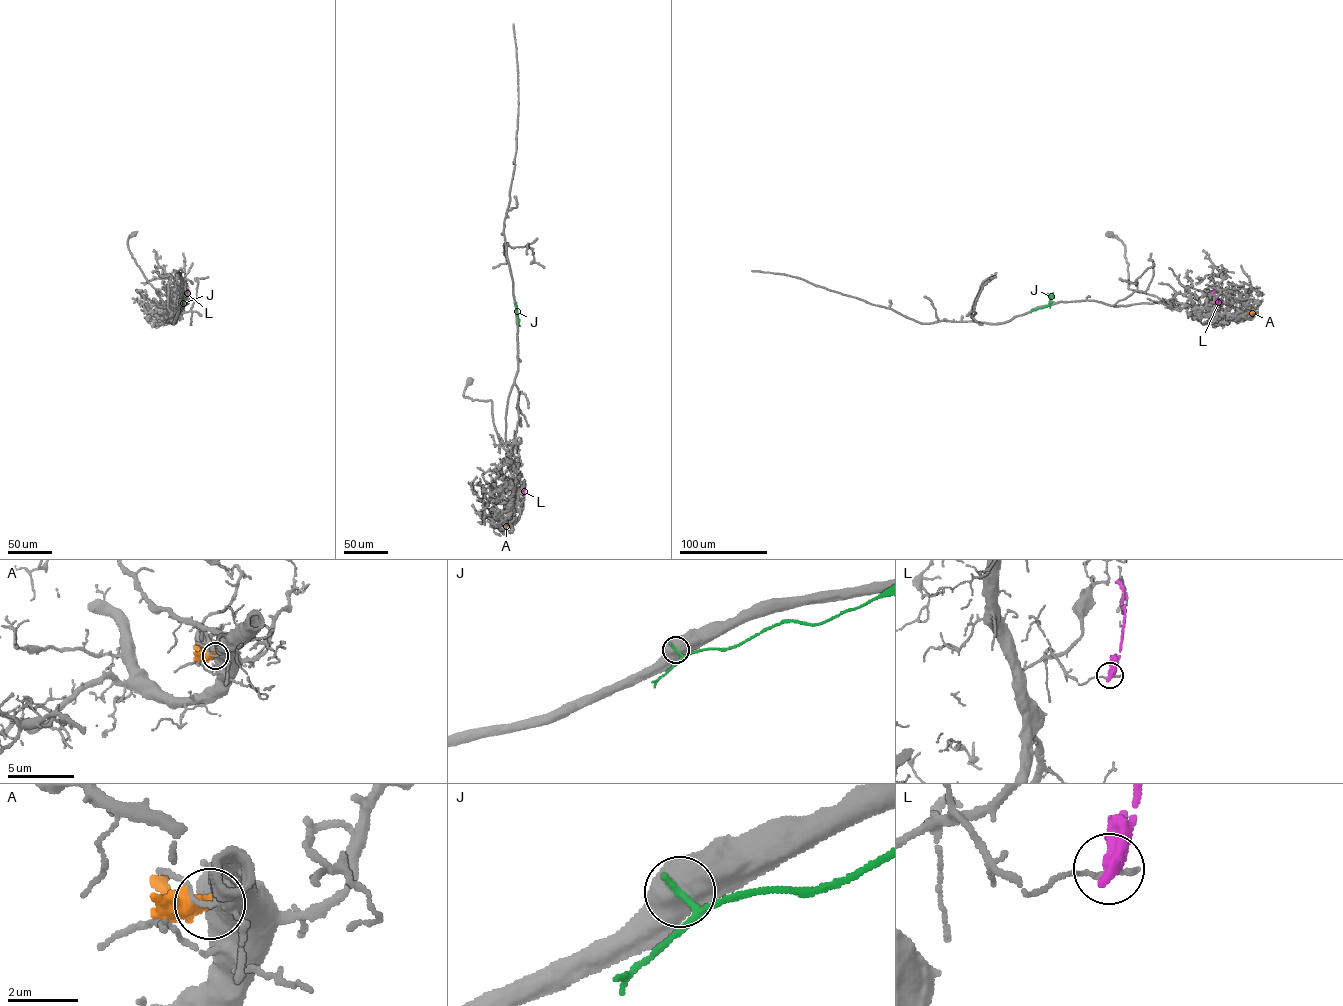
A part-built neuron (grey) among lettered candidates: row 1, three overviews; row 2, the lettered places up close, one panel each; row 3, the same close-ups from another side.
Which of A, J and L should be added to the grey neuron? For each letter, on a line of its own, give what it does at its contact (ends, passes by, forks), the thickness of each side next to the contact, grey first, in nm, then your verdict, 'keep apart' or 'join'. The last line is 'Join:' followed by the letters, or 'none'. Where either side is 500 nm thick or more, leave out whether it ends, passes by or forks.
A: calibres 800 and 400 nm; keep apart
J: calibres 700 and 160 nm; keep apart
L: it passes by; calibres 160 and 440 nm; keep apart
Join: none

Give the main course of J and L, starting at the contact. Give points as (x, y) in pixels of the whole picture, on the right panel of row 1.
J: (1032, 310), (1048, 305), (1051, 295), (1048, 293)
L: (1221, 303), (1217, 302), (1214, 290)

